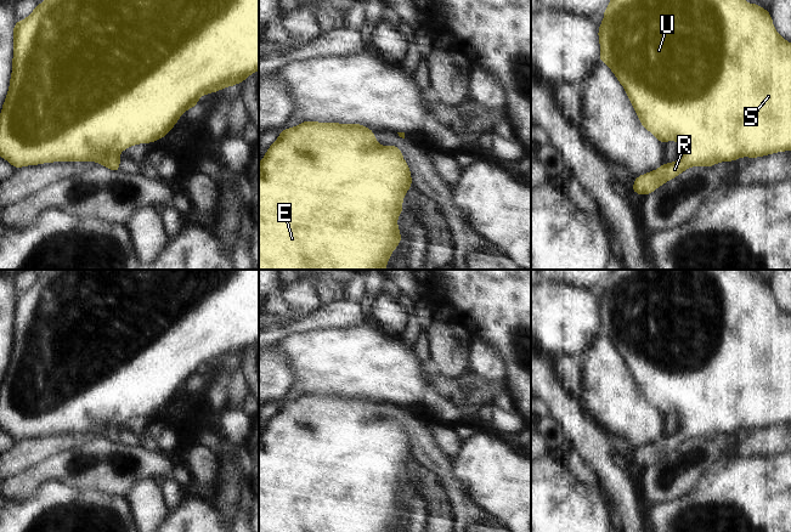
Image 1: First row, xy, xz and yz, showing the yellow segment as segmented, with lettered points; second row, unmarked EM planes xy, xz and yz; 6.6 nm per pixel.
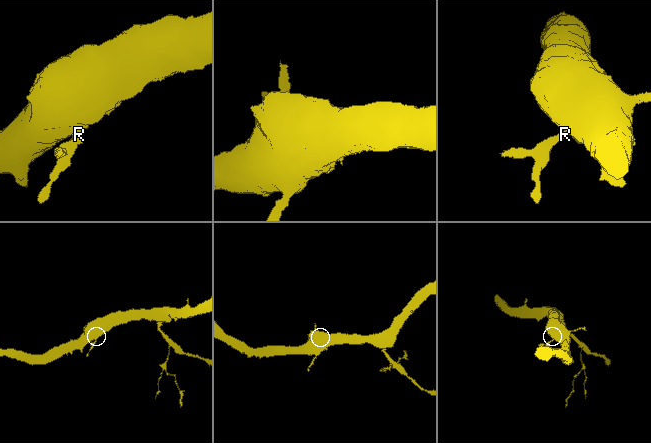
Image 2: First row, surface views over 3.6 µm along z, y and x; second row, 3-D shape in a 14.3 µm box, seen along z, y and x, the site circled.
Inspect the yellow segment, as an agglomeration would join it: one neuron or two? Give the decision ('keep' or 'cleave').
keep

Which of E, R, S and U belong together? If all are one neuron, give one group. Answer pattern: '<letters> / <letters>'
E R S U

